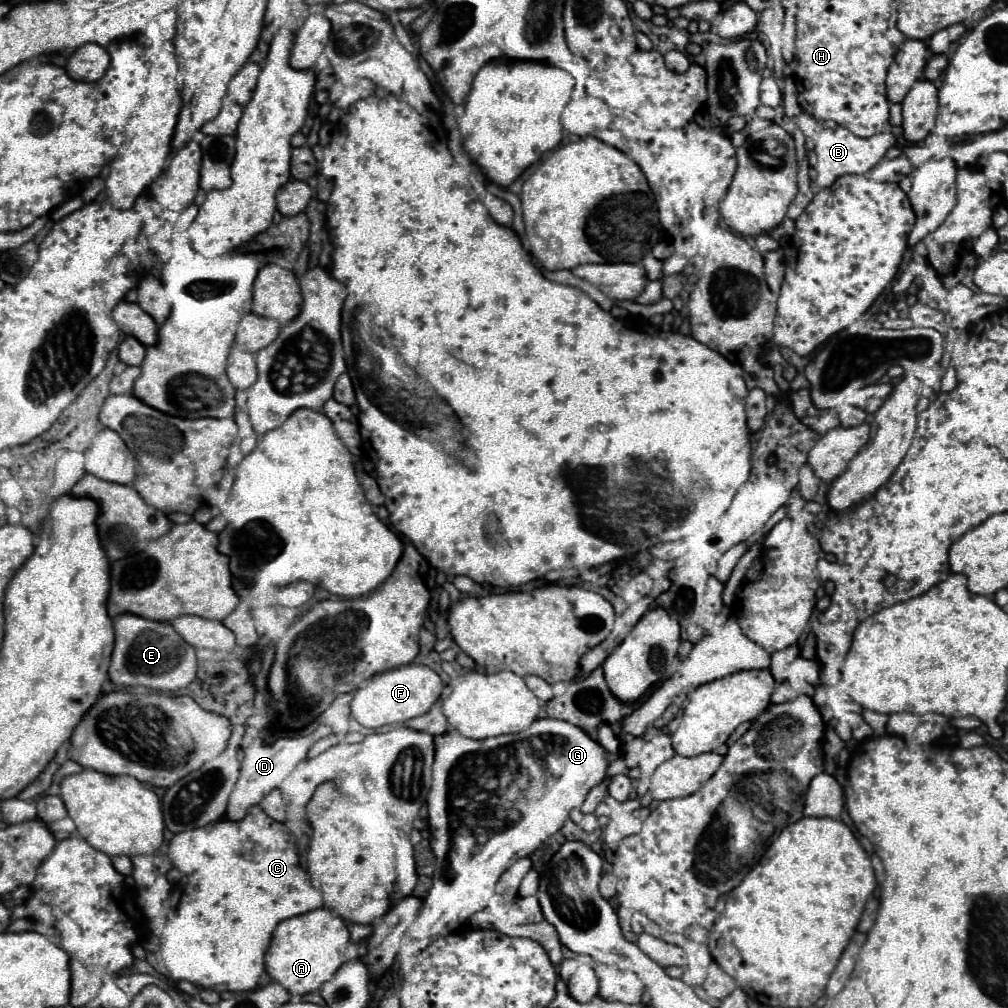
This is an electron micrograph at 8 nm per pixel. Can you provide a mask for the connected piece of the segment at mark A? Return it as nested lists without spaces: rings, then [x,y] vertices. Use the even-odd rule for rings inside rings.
[[[314,909],[290,919],[284,919],[276,925],[268,951],[266,951],[266,971],[276,979],[288,993],[304,995],[320,989],[334,971],[346,961],[346,943],[350,941],[346,921],[340,919],[332,909]]]

